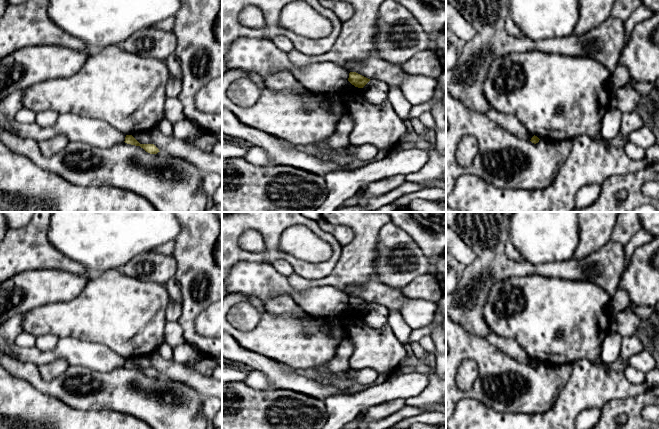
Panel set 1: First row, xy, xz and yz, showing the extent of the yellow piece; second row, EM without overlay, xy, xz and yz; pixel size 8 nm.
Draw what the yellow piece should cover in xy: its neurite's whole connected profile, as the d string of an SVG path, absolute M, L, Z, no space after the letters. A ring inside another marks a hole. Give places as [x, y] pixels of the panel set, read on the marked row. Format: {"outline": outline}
{"outline": "M126 135L124 142L135 146L140 146L150 154L157 154L160 152L154 144L140 144L132 135Z"}

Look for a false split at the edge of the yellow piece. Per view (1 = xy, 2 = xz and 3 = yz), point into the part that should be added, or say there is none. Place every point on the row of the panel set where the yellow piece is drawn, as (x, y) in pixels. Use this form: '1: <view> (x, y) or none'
1: none
2: none
3: none

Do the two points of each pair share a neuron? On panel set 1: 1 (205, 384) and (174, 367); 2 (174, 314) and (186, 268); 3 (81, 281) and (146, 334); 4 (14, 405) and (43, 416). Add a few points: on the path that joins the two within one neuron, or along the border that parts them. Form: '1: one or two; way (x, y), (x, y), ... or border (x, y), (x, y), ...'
1: one; way (197, 381), (182, 374)
2: two; border (181, 304), (181, 316), (177, 321)
3: two; border (94, 275), (74, 298), (68, 300)
4: one; way (21, 412), (25, 416), (36, 416)

